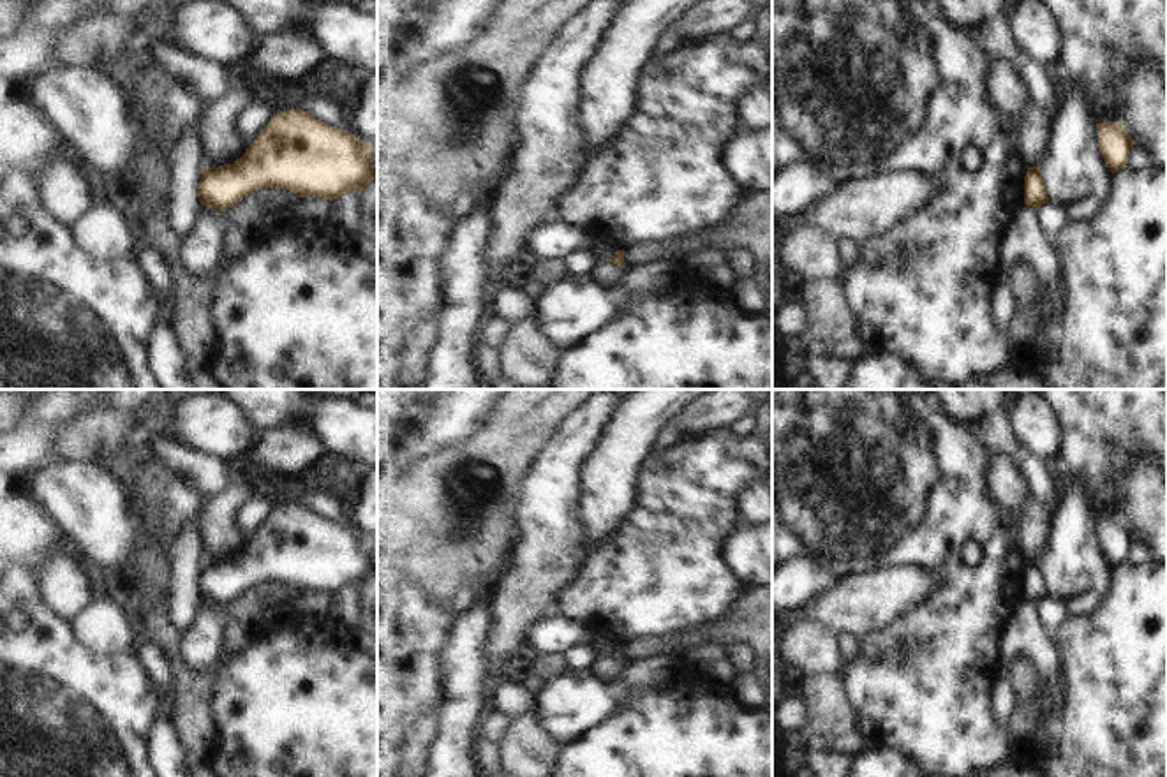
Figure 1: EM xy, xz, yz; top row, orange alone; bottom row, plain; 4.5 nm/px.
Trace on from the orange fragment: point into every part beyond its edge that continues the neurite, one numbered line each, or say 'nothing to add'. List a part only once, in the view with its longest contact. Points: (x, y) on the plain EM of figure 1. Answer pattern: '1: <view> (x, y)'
nothing to add

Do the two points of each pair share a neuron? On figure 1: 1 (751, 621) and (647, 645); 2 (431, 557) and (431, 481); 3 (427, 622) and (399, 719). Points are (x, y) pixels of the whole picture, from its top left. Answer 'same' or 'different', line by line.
1: same
2: same
3: same

